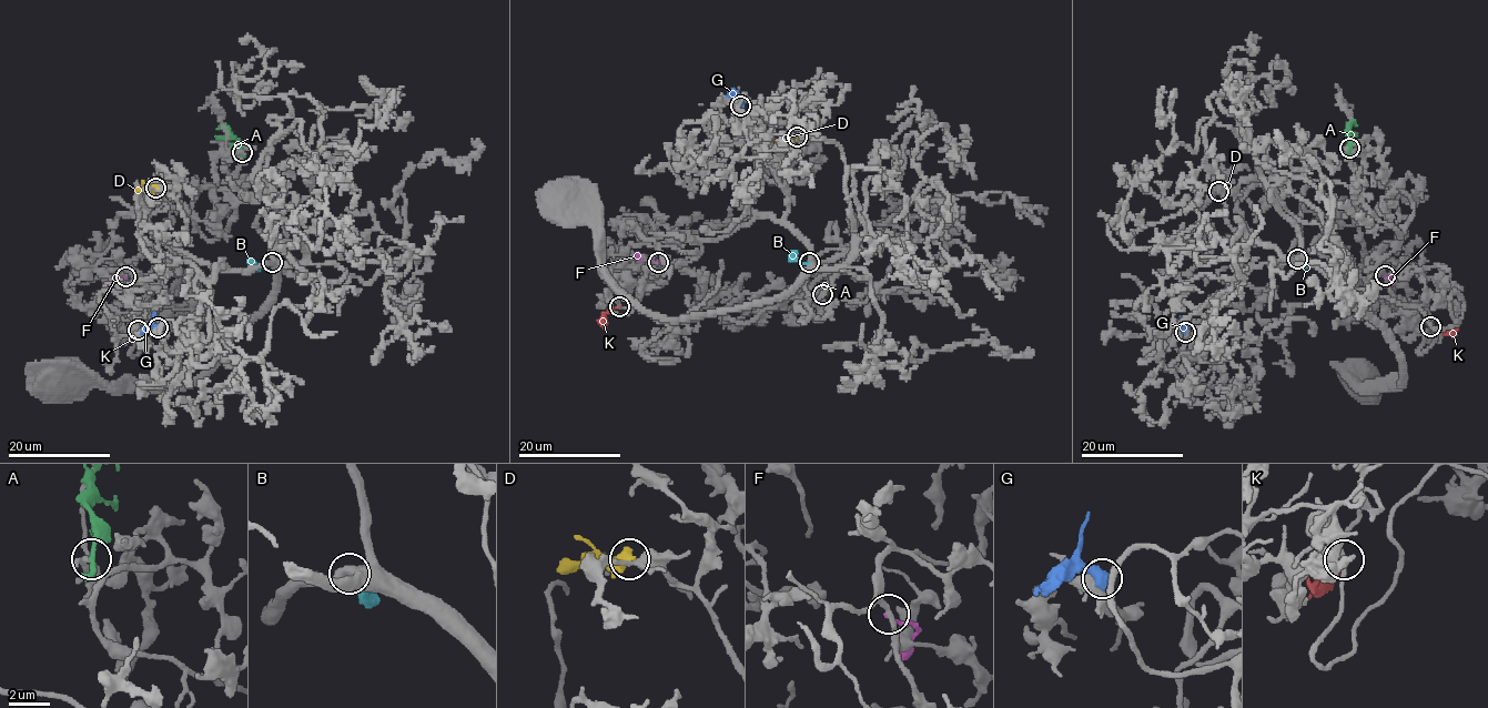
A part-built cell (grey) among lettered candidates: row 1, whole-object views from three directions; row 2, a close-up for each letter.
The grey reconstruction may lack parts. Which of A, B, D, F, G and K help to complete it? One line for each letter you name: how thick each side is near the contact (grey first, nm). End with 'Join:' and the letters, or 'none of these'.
Join: none of these

